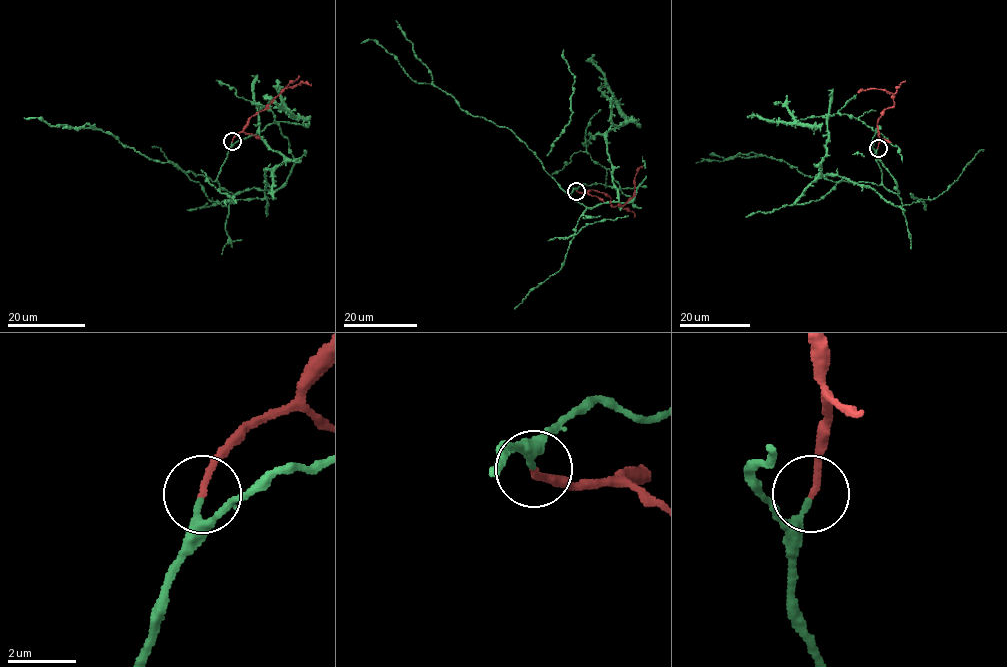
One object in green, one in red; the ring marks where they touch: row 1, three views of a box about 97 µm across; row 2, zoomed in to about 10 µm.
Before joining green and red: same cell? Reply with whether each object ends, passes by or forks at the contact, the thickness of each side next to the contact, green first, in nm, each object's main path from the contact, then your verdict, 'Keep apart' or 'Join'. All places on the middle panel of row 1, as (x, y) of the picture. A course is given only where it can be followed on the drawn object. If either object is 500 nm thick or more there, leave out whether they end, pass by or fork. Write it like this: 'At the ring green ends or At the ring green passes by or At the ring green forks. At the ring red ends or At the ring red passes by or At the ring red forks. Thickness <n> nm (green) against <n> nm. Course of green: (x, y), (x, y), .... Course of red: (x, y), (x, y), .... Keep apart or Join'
At the ring green ends. At the ring red ends. Thickness 220 nm (green) against 190 nm. Course of green: (577, 190), (568, 194), (509, 129), (467, 114), (430, 84), (415, 83), (372, 39), (360, 43). Course of red: (577, 190), (602, 192), (608, 195), (612, 206), (621, 206), (633, 195), (634, 177), (642, 166). Join

